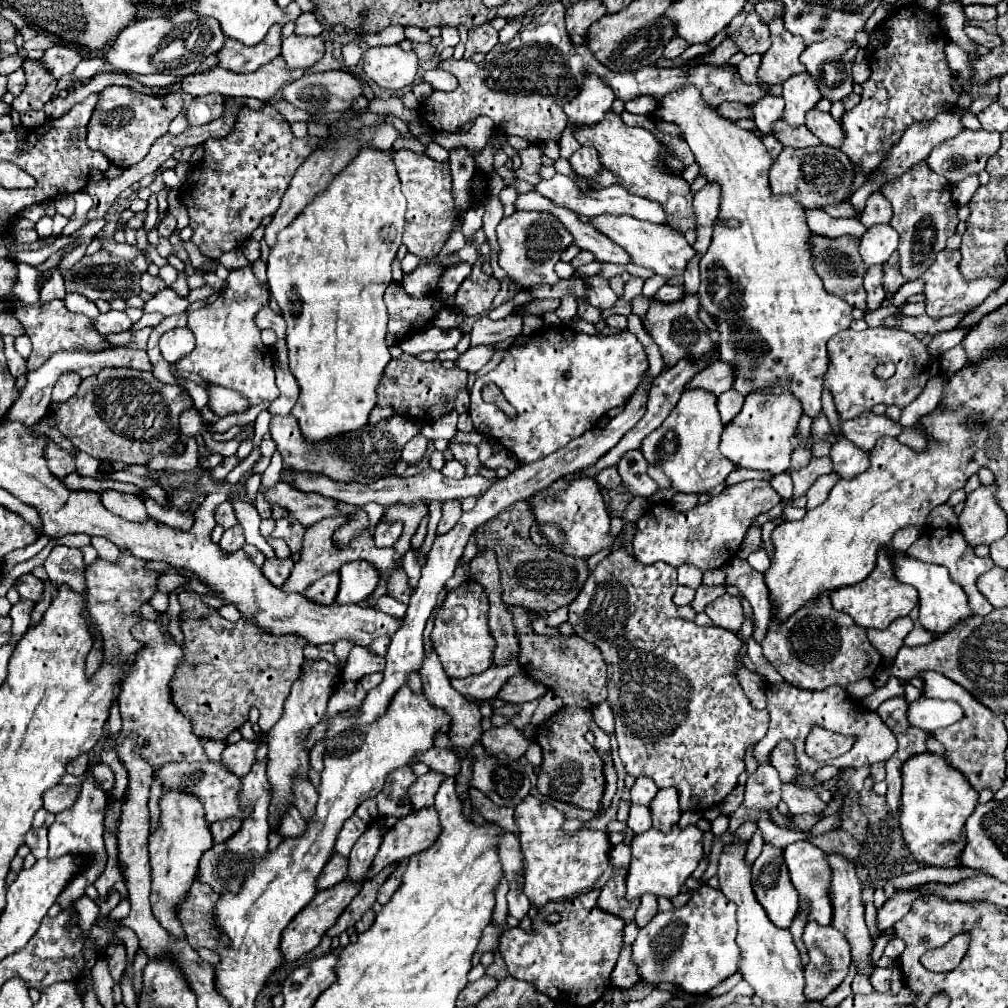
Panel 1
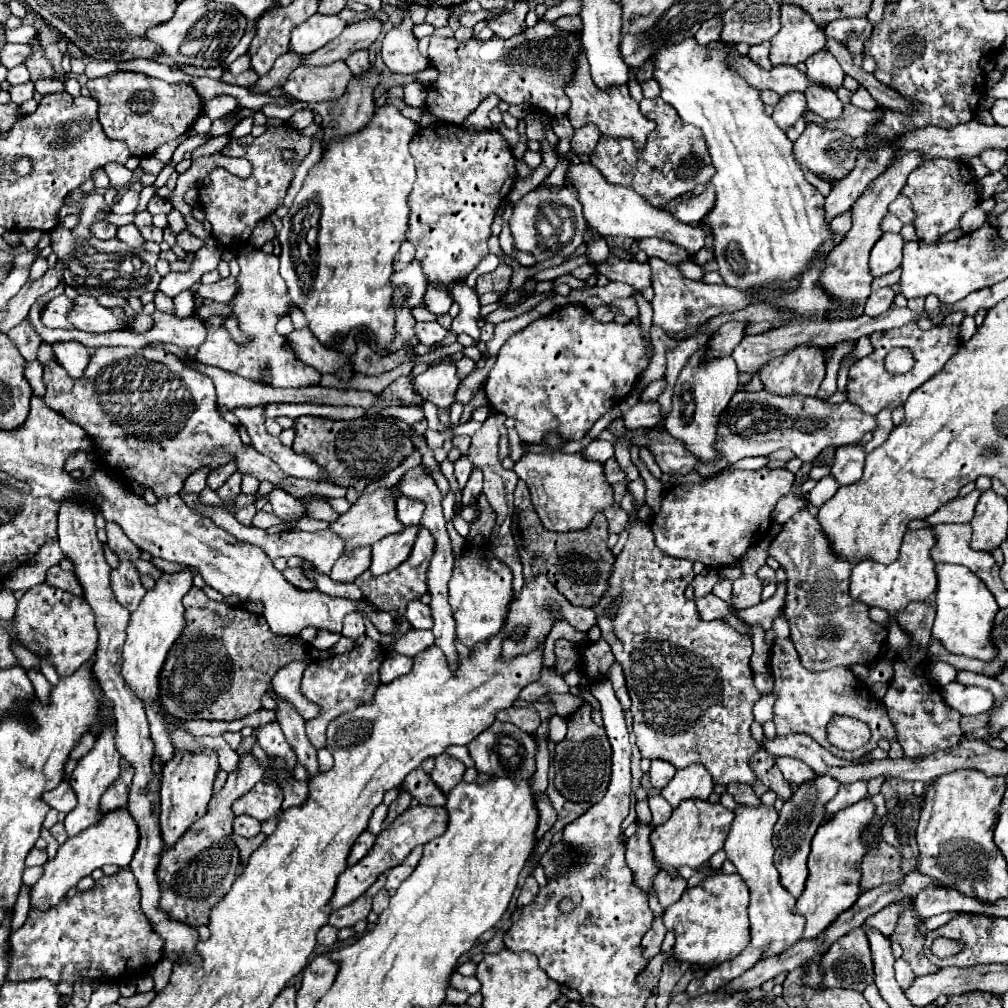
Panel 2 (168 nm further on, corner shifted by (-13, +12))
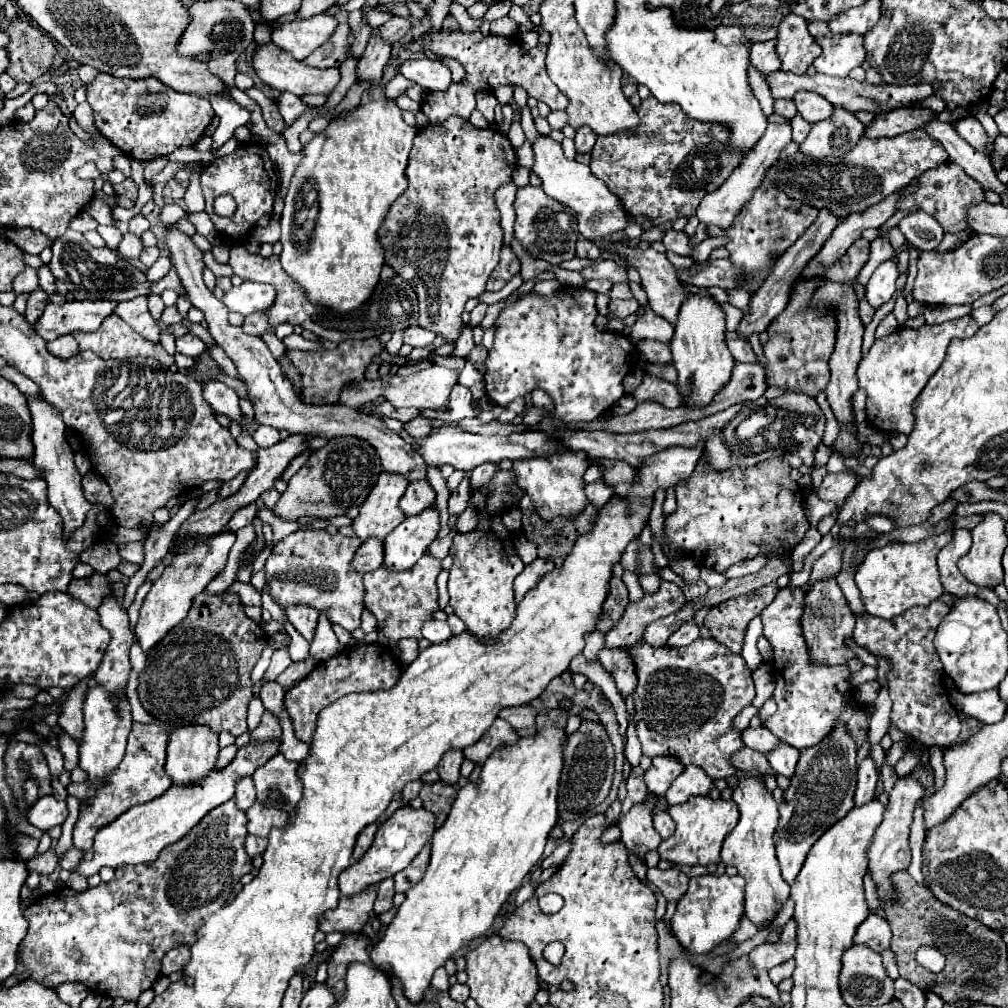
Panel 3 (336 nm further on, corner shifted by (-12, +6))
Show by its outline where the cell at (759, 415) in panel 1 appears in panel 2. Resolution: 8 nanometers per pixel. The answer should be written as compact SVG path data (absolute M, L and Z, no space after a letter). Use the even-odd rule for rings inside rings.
M798 346L790 354L778 356L764 364L760 370L764 390L786 396L816 396L826 372L824 356L820 352L820 348Z

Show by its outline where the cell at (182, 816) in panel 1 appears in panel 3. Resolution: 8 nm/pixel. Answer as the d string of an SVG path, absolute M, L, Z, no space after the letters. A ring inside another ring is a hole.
M179 726L169 734L165 770L173 784L199 782L219 756L219 734L207 726Z

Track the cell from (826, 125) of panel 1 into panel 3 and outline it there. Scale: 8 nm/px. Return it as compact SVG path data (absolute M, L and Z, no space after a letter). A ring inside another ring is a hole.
M799 92L793 98L797 112L807 120L807 122L821 122L825 118L831 116L833 104L829 104L823 96L819 94L811 94L811 92Z

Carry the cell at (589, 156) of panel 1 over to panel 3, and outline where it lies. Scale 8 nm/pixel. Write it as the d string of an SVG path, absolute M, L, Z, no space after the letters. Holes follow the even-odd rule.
M581 126L575 134L575 148L577 152L589 152L595 146L597 134L589 126Z

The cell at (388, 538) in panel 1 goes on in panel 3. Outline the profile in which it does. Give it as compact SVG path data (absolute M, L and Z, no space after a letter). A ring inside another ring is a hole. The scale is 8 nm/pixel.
M411 482L399 506L405 512L405 516L413 516L425 510L427 506L433 506L433 502L435 502L435 490L429 482Z

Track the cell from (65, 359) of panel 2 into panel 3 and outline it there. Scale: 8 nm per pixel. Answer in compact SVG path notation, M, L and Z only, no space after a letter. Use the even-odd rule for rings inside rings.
M69 334L63 338L55 338L53 342L47 342L47 350L57 358L71 358L79 352L79 346L77 346L75 336Z

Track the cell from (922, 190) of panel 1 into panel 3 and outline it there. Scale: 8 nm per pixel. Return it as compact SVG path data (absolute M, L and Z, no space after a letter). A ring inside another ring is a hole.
M953 162L923 172L921 178L919 178L919 182L921 182L921 186L919 186L917 192L907 194L907 196L901 198L899 210L907 210L907 208L917 206L919 210L931 214L943 226L945 232L961 232L961 230L965 230L967 228L965 206L971 204L971 202L985 200L981 184L977 180L973 180L971 176L967 176L965 170L959 164L953 164Z

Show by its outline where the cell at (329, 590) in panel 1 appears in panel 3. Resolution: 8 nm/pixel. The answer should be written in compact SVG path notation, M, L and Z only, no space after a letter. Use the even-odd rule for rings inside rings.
M367 538L353 558L353 568L361 574L377 570L383 564L383 540Z

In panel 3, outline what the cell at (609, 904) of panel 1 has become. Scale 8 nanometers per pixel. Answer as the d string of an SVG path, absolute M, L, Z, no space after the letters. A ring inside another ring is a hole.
M651 794L641 804L635 804L621 820L621 840L627 848L631 848L637 856L643 858L647 850L655 850L661 844L661 836L653 828L653 808L657 804L657 796Z

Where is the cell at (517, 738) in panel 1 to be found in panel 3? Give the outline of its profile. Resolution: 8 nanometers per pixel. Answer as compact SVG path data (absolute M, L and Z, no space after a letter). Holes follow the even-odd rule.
M521 704L521 706L511 706L511 708L503 708L499 712L499 718L507 720L513 728L527 728L535 724L535 716L537 710L531 704Z

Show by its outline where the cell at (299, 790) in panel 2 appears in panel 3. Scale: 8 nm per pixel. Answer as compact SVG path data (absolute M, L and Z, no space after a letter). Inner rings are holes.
M281 754L273 756L265 766L255 770L253 782L257 800L269 808L293 812L301 800L301 782L297 778L299 762L289 762Z

